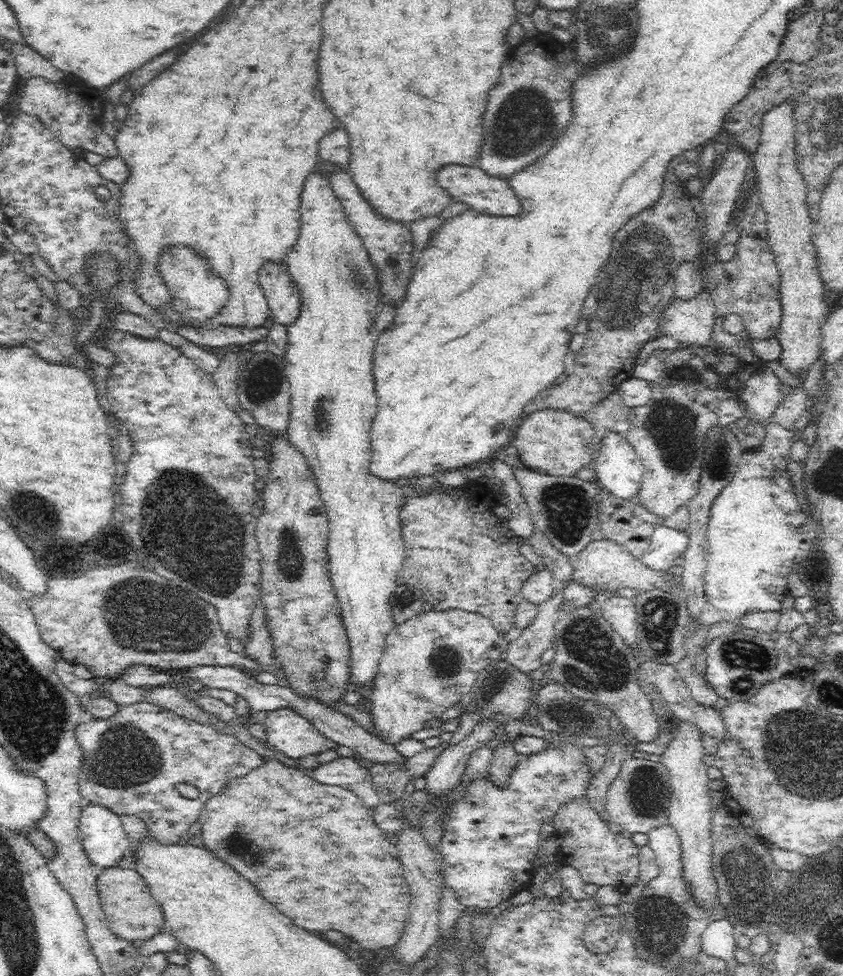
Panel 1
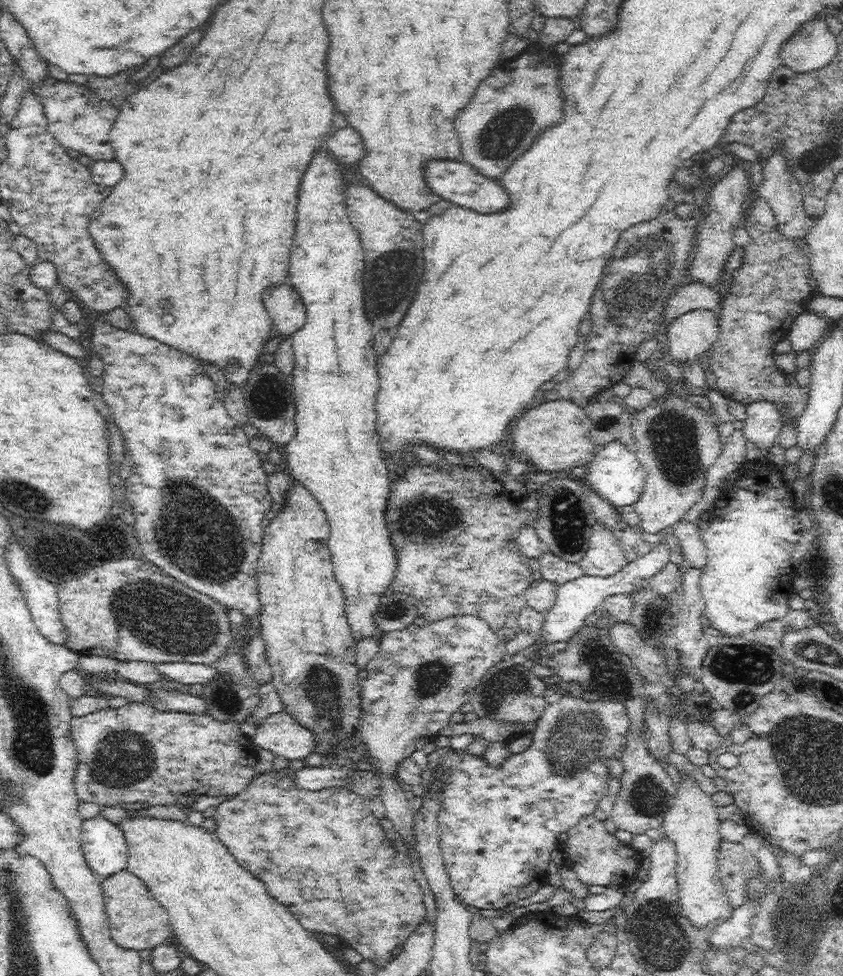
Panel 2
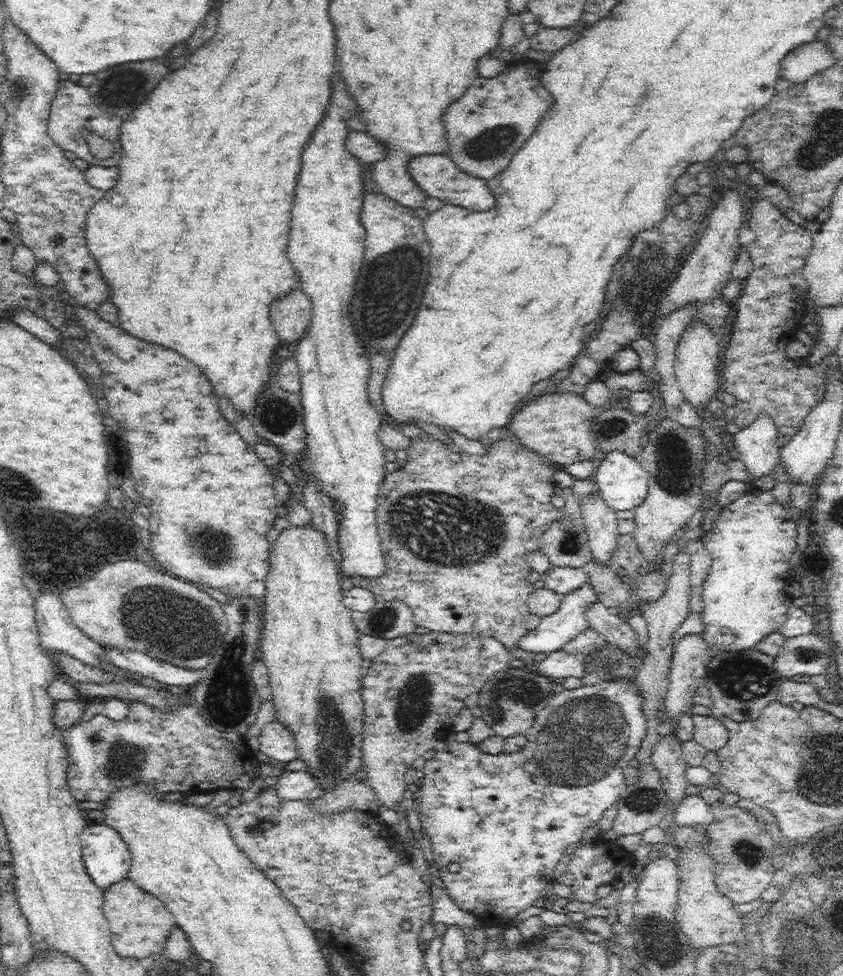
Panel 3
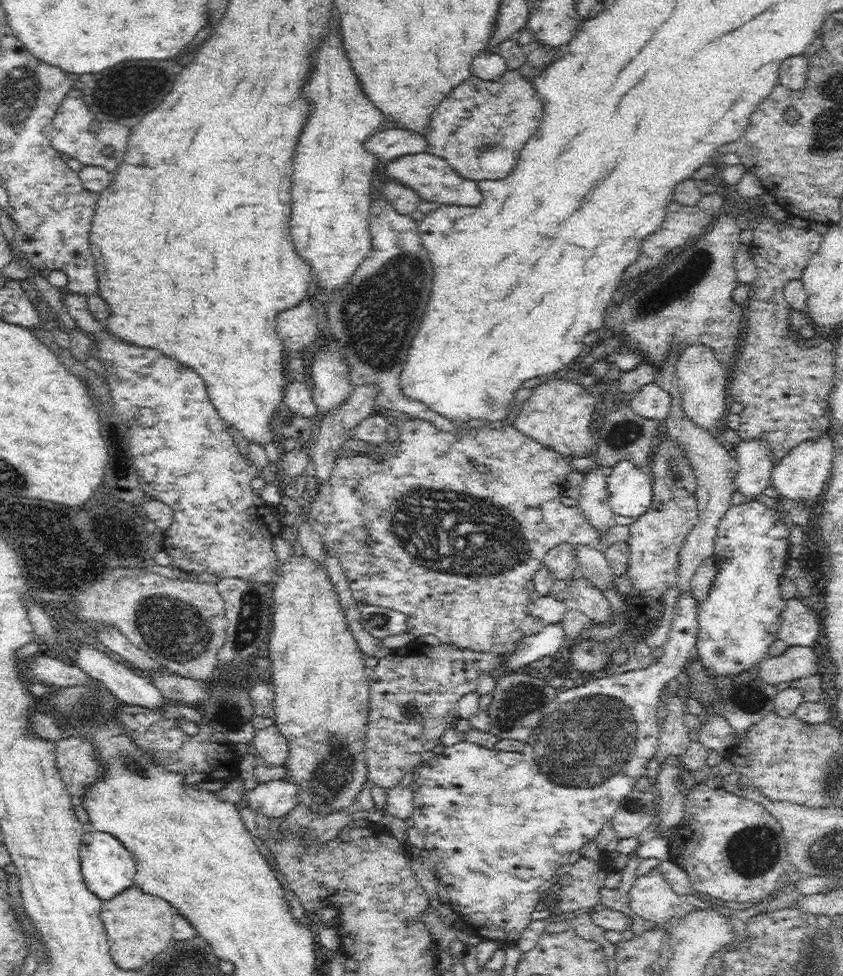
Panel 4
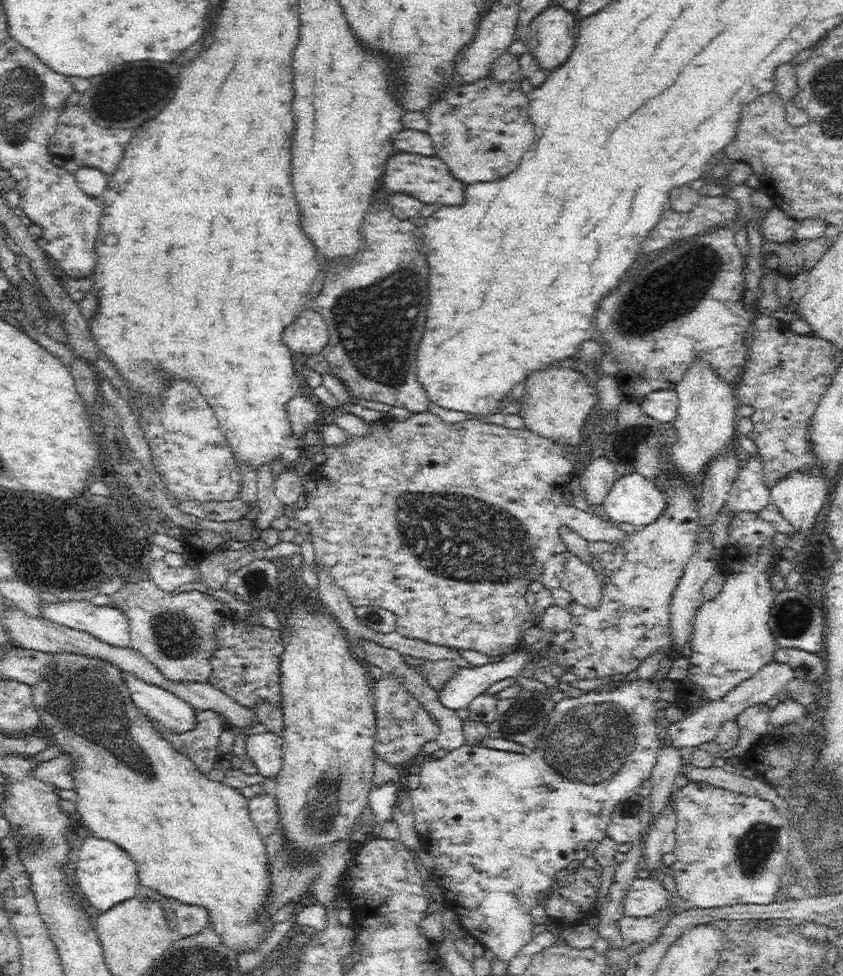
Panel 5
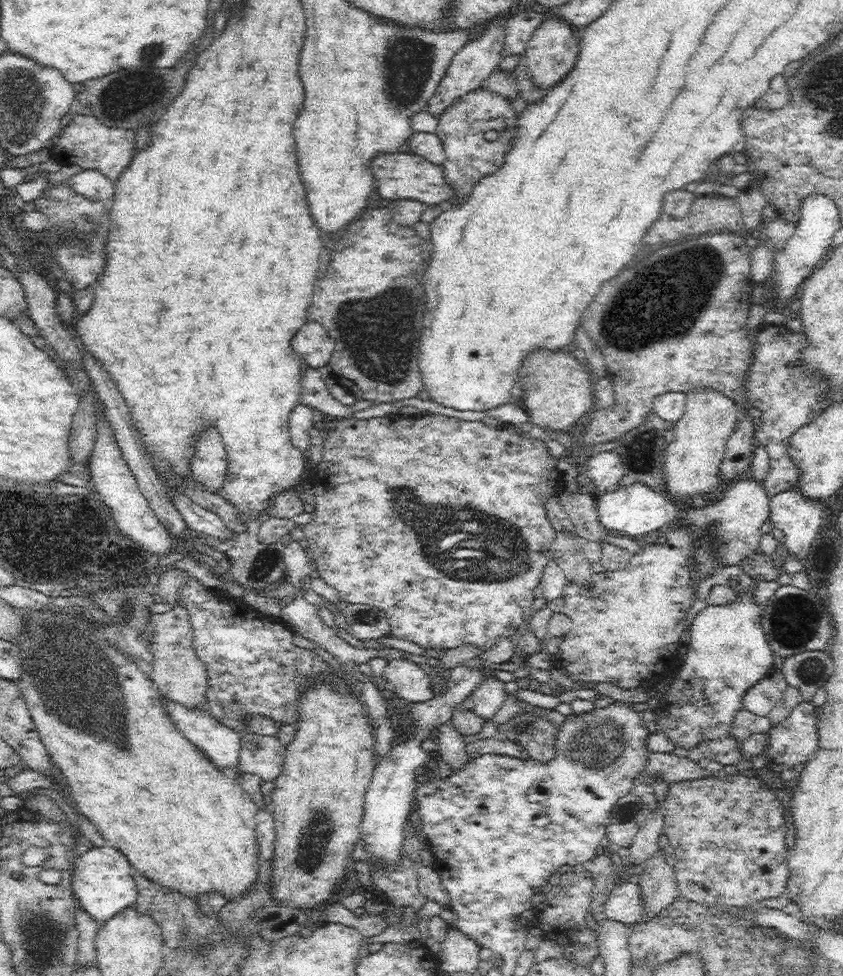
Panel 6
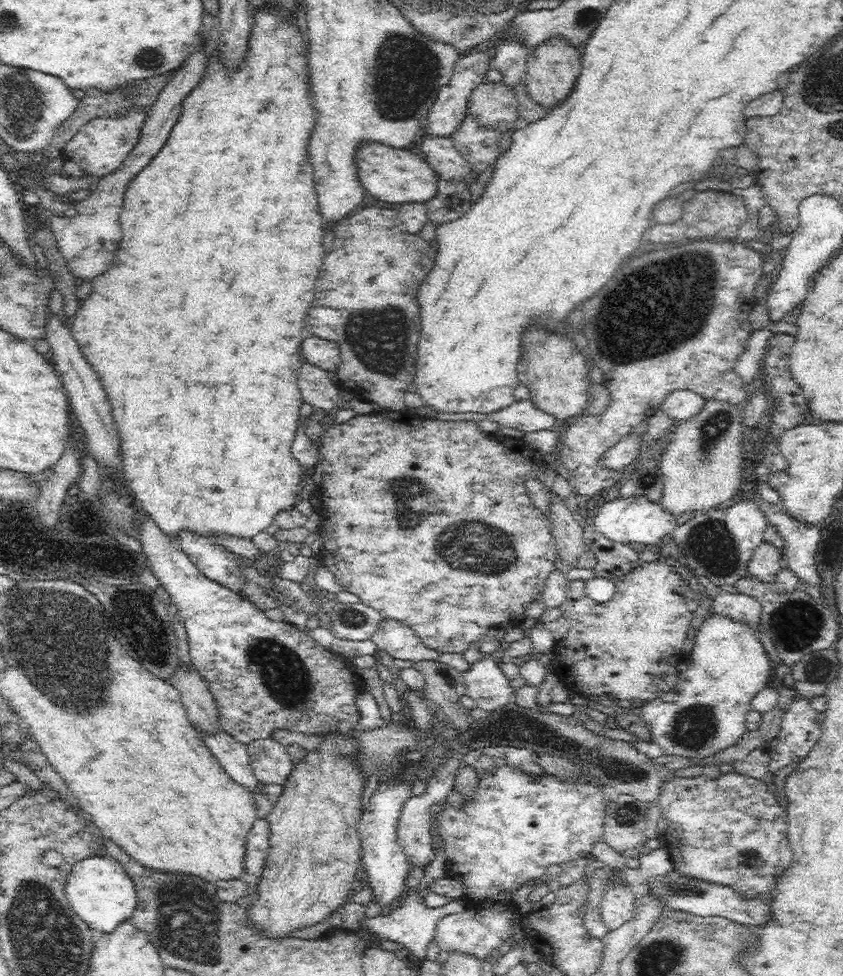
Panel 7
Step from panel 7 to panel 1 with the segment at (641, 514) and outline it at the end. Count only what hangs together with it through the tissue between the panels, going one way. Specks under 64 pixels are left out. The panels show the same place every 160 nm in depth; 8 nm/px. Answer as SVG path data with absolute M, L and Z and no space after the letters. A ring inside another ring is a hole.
M610 430L596 444L591 467L595 470L596 479L616 496L631 498L640 490L644 474L640 457L625 435L616 430Z

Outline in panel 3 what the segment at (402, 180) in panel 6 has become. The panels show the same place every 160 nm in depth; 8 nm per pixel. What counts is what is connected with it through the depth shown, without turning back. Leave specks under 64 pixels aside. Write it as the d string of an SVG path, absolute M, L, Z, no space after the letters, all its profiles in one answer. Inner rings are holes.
M428 154L428 156L420 156L418 160L414 160L412 164L412 176L418 182L418 186L428 192L428 196L432 198L440 198L446 204L456 204L456 206L464 206L465 209L478 212L486 212L490 208L496 206L496 198L488 188L488 182L482 178L474 178L466 172L462 172L456 162L448 156L442 154Z

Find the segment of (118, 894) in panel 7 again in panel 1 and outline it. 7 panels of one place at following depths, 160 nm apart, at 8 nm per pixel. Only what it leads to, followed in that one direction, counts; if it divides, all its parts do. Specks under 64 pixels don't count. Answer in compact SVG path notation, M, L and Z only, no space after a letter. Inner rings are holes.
M92 802L88 806L82 807L77 827L82 835L84 853L92 863L98 864L102 868L119 866L123 854L132 844L122 827L120 815L104 804Z

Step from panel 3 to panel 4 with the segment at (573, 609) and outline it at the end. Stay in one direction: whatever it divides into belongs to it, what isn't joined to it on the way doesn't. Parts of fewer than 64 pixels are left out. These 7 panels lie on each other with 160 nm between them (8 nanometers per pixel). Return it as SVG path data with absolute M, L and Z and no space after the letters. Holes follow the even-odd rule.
M562 621L547 622L538 633L522 637L515 652L509 654L503 671L526 669L528 664L534 660L546 656L557 656L567 650L568 639L564 633Z

